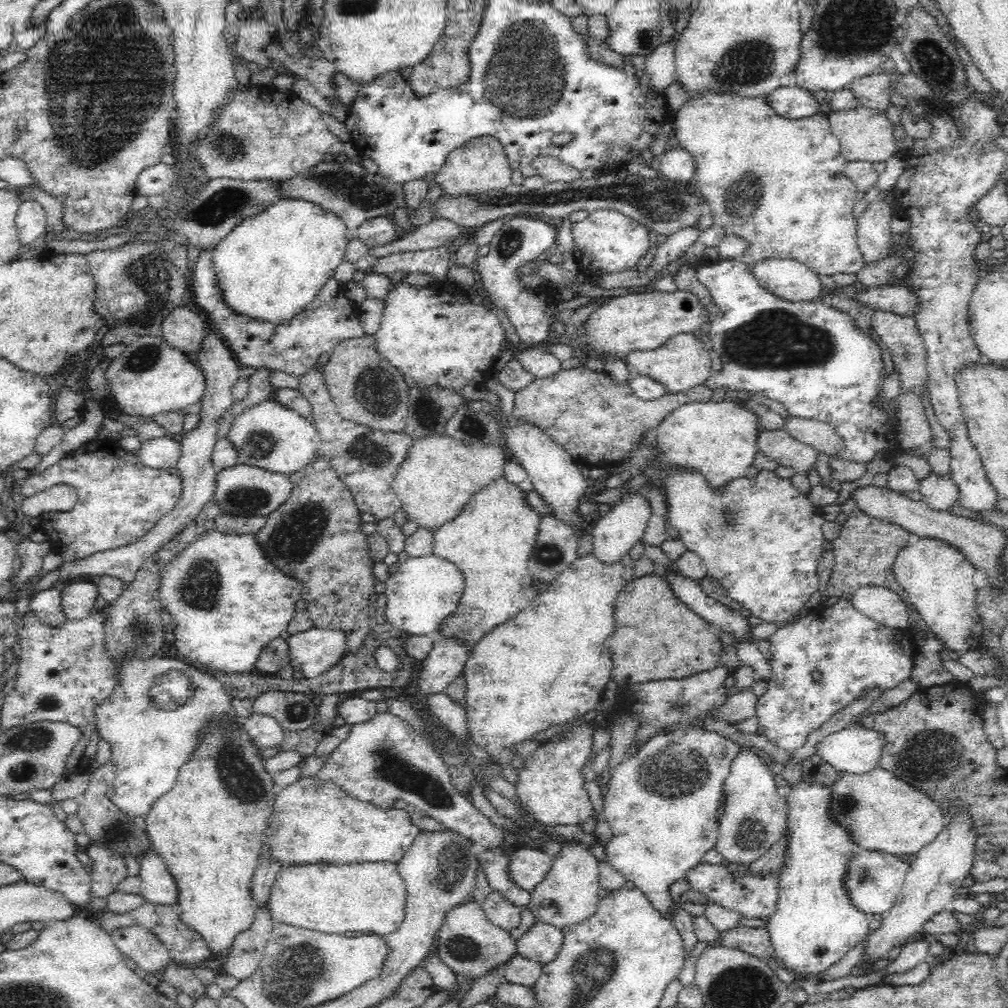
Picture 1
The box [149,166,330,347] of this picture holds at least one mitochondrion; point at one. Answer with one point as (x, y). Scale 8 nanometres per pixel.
(215, 211)

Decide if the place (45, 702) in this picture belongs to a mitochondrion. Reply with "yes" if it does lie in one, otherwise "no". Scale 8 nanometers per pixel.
yes

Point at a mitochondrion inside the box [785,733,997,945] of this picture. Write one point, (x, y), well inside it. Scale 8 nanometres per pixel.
(847, 805)

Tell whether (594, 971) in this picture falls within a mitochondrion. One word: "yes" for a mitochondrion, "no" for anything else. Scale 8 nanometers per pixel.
yes

